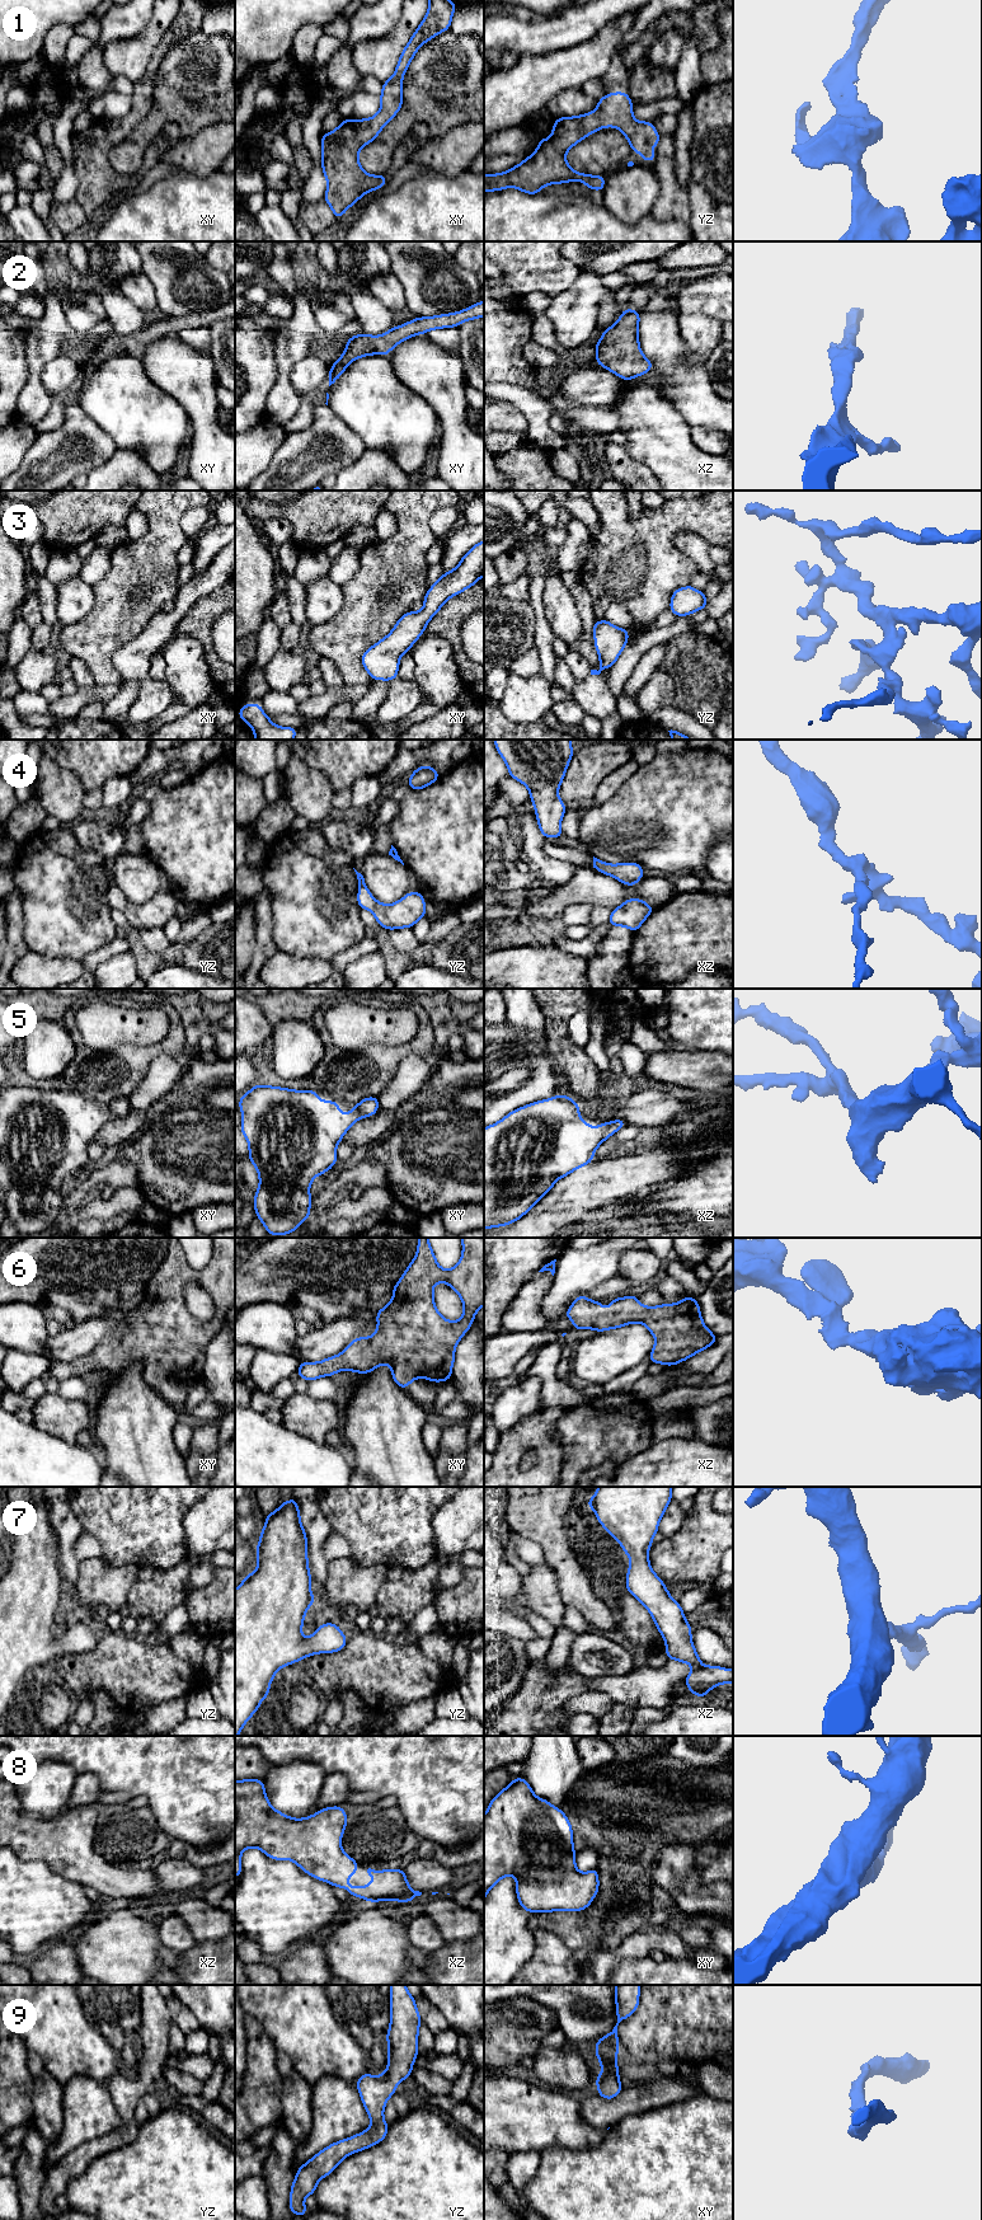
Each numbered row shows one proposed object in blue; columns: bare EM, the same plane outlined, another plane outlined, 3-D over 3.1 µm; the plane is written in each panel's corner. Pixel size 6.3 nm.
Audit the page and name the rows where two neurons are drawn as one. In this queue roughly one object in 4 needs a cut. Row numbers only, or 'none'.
none

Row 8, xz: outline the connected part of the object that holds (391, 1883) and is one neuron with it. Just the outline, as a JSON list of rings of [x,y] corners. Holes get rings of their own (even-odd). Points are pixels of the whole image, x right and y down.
[[[262,1779],[235,1780],[235,1878],[241,1873],[241,1853],[246,1848],[259,1848],[267,1857],[274,1860],[290,1859],[311,1877],[342,1887],[351,1896],[357,1896],[370,1902],[395,1900],[410,1902],[422,1892],[413,1891],[403,1869],[375,1871],[367,1873],[375,1876],[375,1881],[365,1887],[347,1887],[360,1863],[353,1860],[342,1849],[340,1841],[347,1825],[347,1813],[340,1806],[319,1810],[315,1815],[305,1818],[291,1818],[276,1811],[264,1790]]]

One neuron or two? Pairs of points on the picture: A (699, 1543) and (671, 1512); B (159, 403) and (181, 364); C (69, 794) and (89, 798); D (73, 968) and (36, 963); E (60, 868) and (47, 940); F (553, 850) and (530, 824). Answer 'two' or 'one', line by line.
A: two
B: two
C: two
D: one
E: one
F: two

